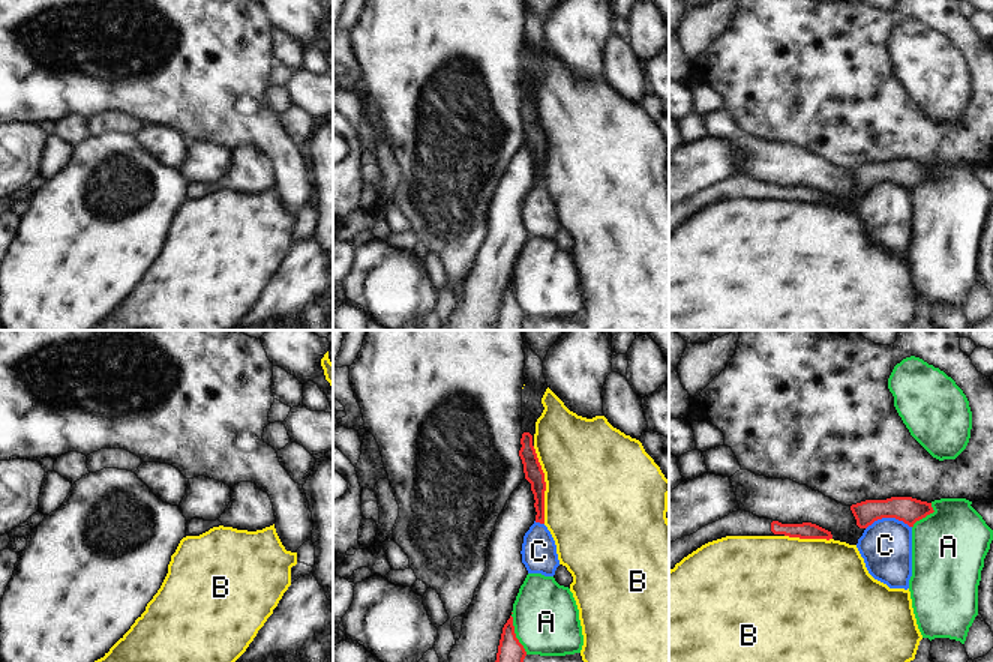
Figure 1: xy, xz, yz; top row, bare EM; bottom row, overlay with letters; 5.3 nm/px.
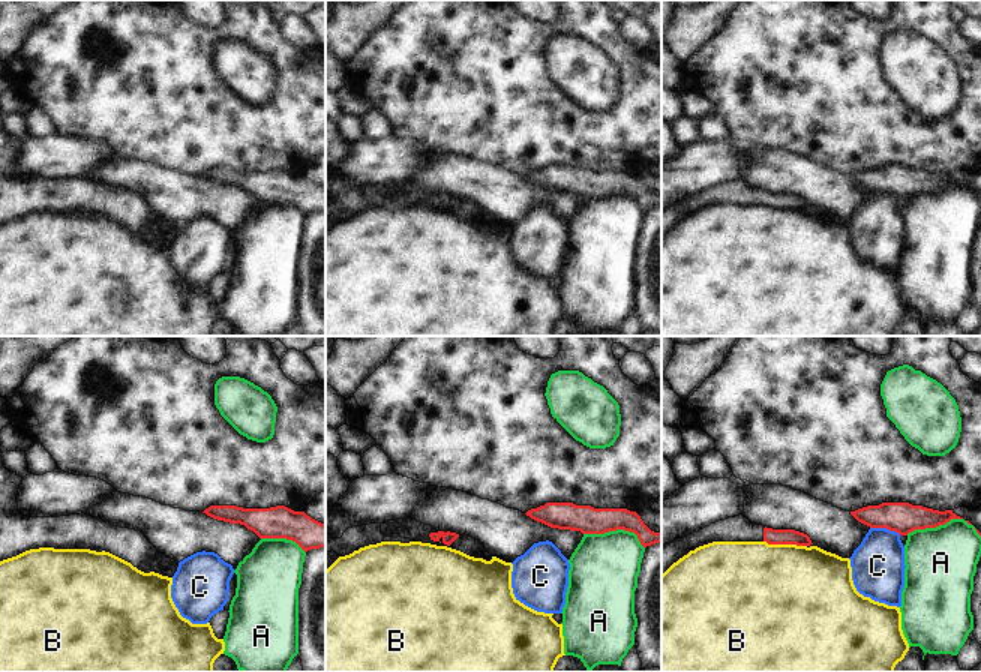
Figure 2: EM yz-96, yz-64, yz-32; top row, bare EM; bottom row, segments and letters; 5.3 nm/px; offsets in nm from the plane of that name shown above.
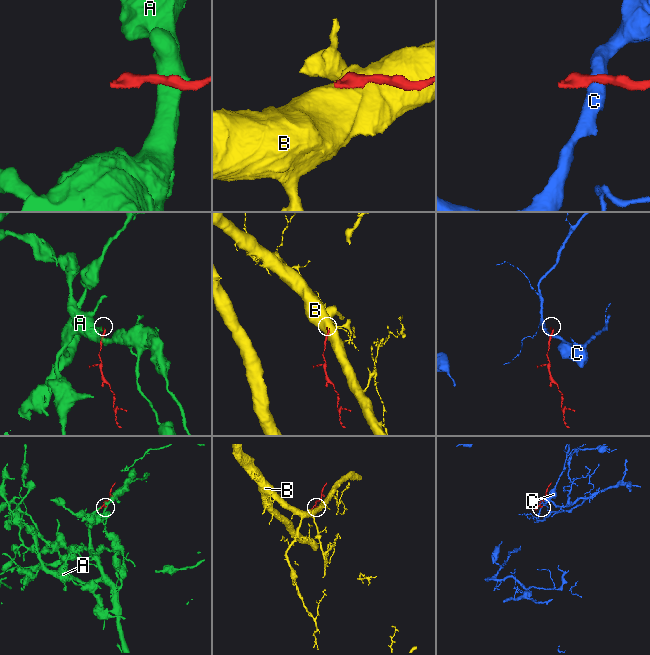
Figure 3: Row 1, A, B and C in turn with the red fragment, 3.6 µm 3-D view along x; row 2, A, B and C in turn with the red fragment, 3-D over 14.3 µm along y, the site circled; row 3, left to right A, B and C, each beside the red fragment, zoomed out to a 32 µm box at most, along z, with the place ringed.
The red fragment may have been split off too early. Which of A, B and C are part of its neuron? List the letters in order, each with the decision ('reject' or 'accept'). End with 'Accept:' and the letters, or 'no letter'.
A: reject
B: reject
C: reject
Accept: no letter

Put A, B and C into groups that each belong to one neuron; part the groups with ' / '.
A / B / C

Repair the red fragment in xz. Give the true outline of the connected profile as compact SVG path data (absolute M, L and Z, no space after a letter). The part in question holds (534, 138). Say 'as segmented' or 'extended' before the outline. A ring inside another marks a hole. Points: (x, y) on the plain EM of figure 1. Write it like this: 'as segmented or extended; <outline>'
extended; M528 6L522 8L525 17L525 50L522 53L522 102L519 120L524 128L525 143L531 147L534 158L536 186L544 188L544 137L534 113L536 86L542 80L544 71L542 62L548 53L543 38L543 24L531 14Z

